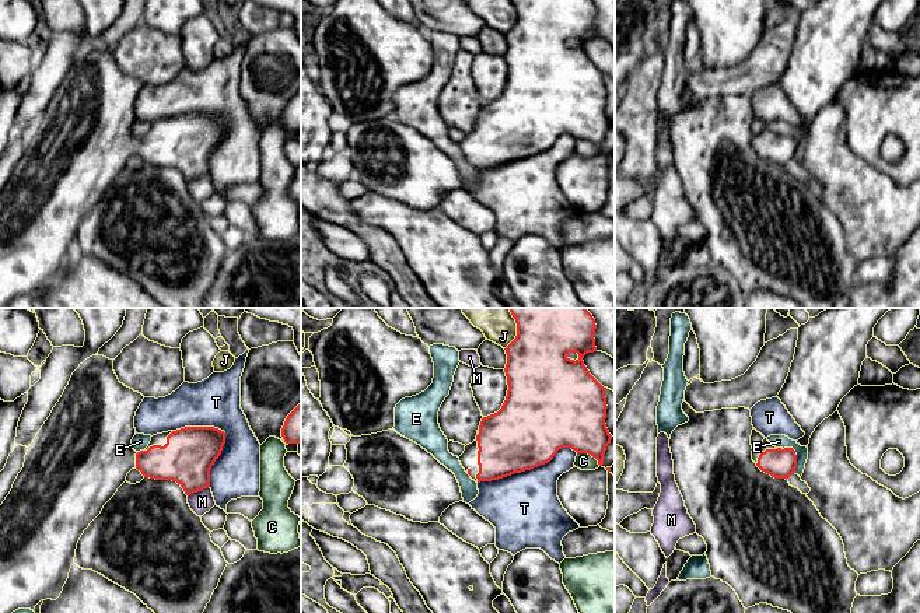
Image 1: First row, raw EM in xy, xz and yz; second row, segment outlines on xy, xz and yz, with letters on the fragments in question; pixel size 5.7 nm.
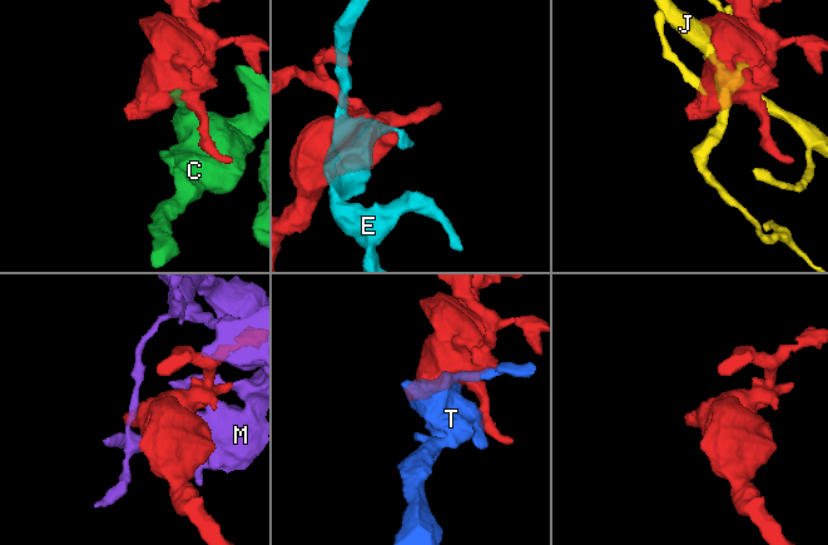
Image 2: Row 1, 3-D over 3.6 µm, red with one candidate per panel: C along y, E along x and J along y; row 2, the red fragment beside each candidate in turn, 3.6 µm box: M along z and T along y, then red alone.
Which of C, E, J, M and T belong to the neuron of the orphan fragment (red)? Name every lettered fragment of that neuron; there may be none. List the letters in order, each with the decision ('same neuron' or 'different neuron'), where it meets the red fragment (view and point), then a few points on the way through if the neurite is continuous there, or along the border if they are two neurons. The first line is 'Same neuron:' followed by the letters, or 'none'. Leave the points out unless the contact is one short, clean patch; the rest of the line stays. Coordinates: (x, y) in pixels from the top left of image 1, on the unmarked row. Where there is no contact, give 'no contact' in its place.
Same neuron: none
C: different neuron | xz (590, 140)
E: different neuron | yz (796, 150) | along yz (797, 142), (794, 158)
J: different neuron | xz (517, 18)
M: different neuron | xy (198, 177)
T: different neuron | xy (224, 121)

